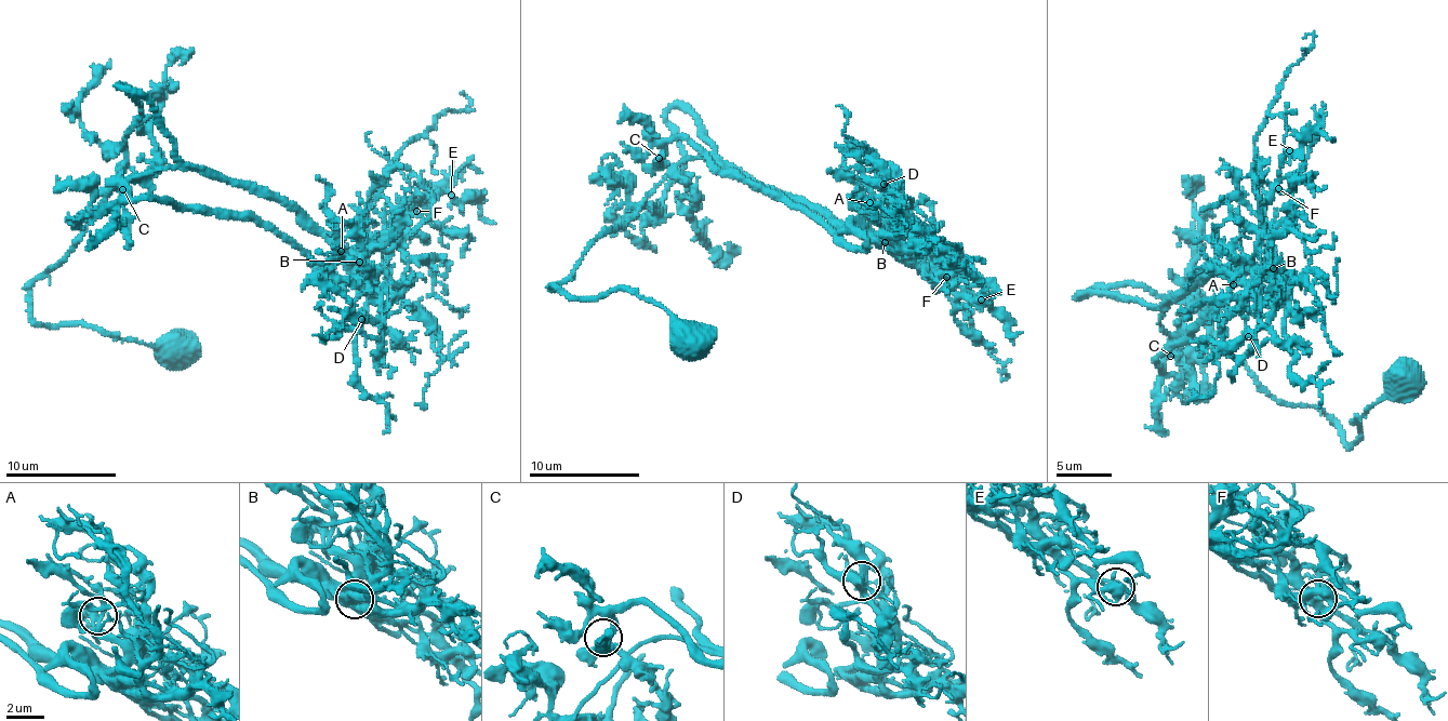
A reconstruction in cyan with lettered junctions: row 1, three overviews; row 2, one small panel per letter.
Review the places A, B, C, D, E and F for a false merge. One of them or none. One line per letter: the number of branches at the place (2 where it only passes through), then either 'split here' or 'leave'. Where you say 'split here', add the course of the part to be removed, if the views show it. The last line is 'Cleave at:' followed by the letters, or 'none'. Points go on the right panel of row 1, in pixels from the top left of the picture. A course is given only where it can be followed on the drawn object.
A: branches 4; leave
B: branches 4; split here; course (1274, 269), (1259, 295), (1284, 303), (1282, 289), (1223, 302), (1158, 365), (1194, 306), (1198, 223), (1182, 176)
C: branches 4; leave
D: branches 3; leave
E: branches 4; leave
F: branches 6; leave
Cleave at: B

